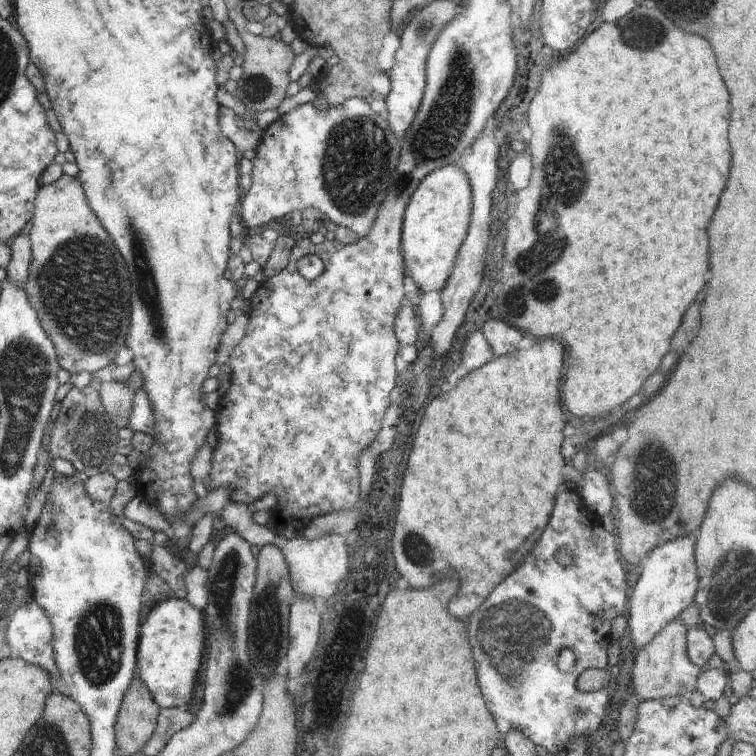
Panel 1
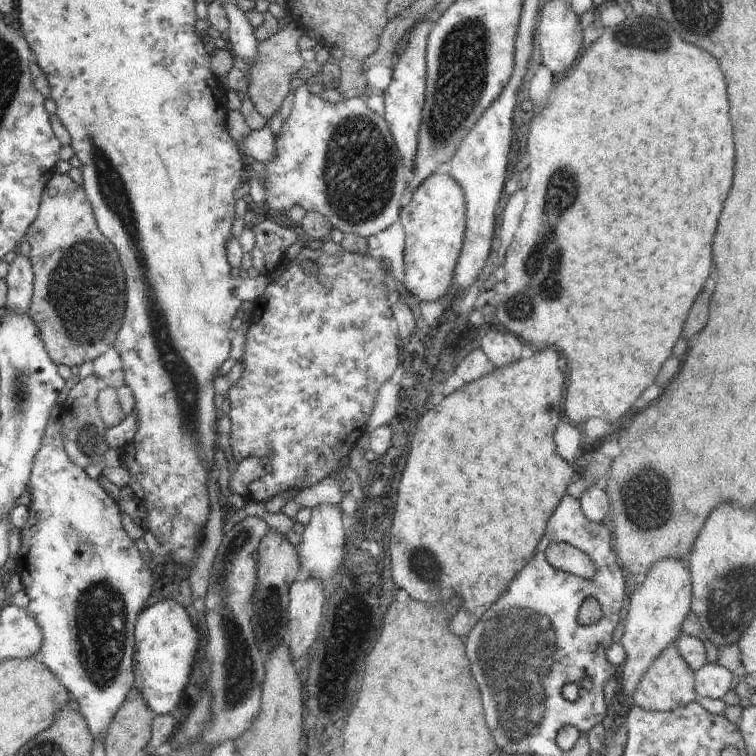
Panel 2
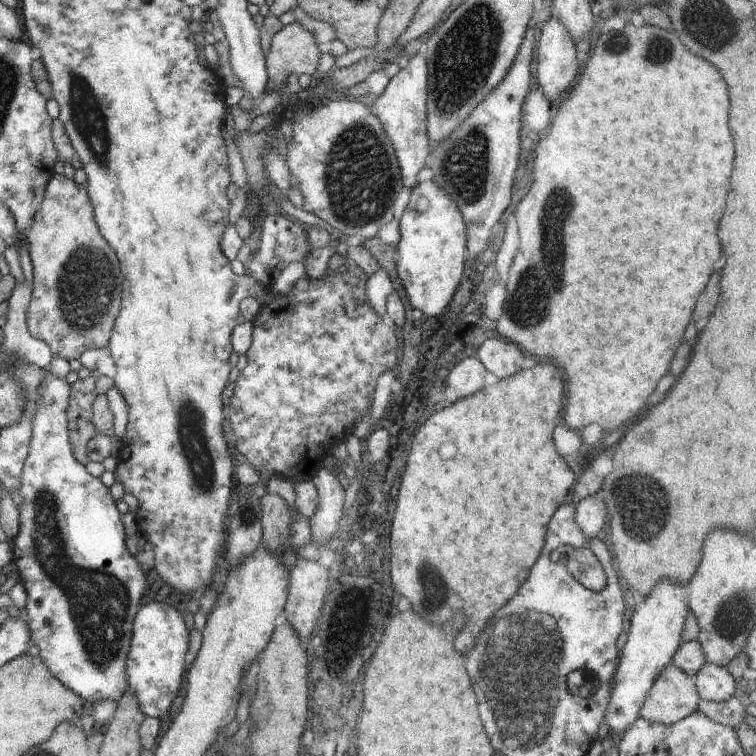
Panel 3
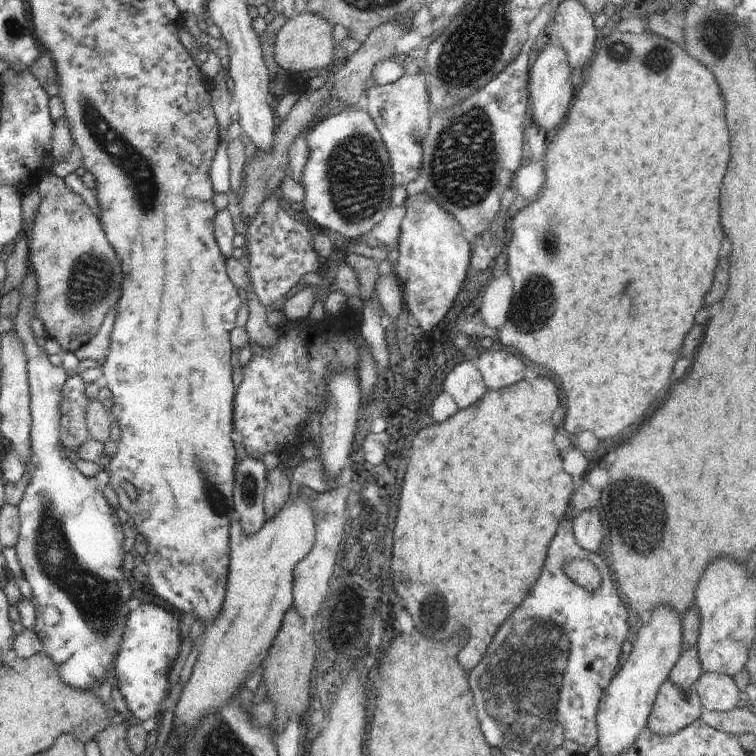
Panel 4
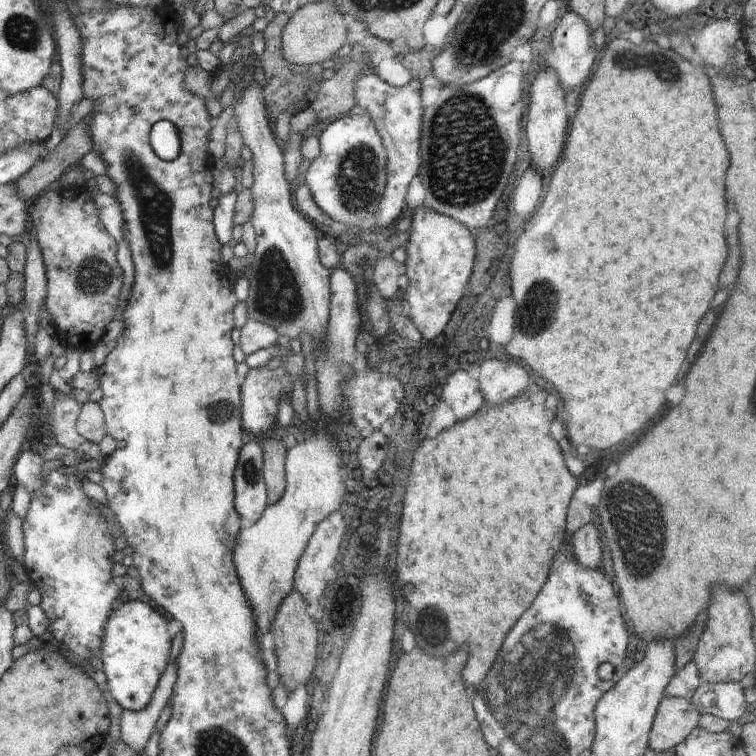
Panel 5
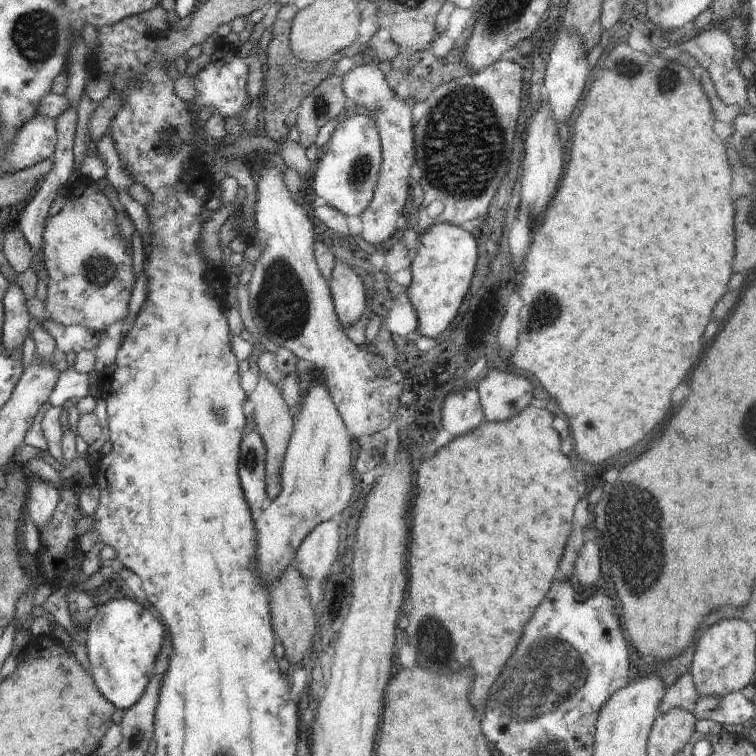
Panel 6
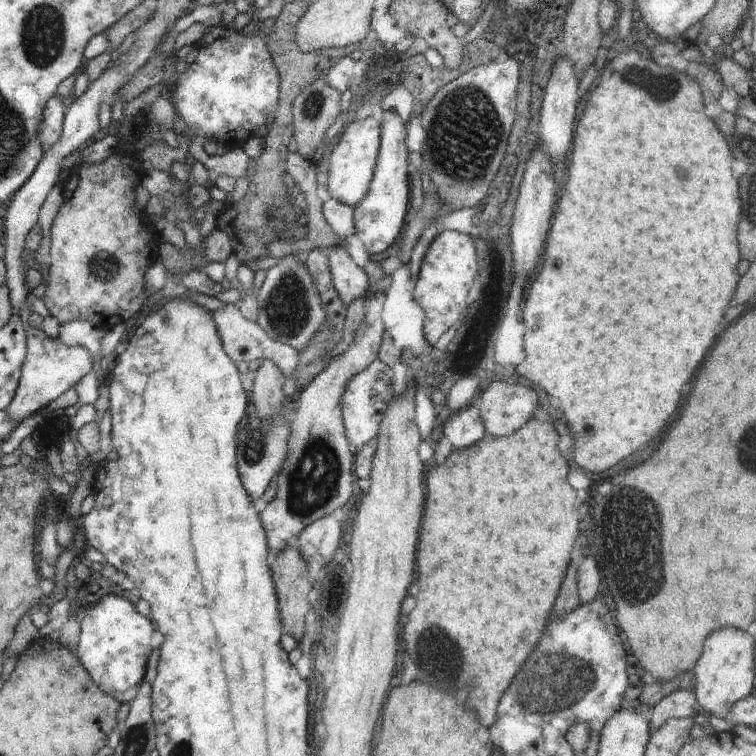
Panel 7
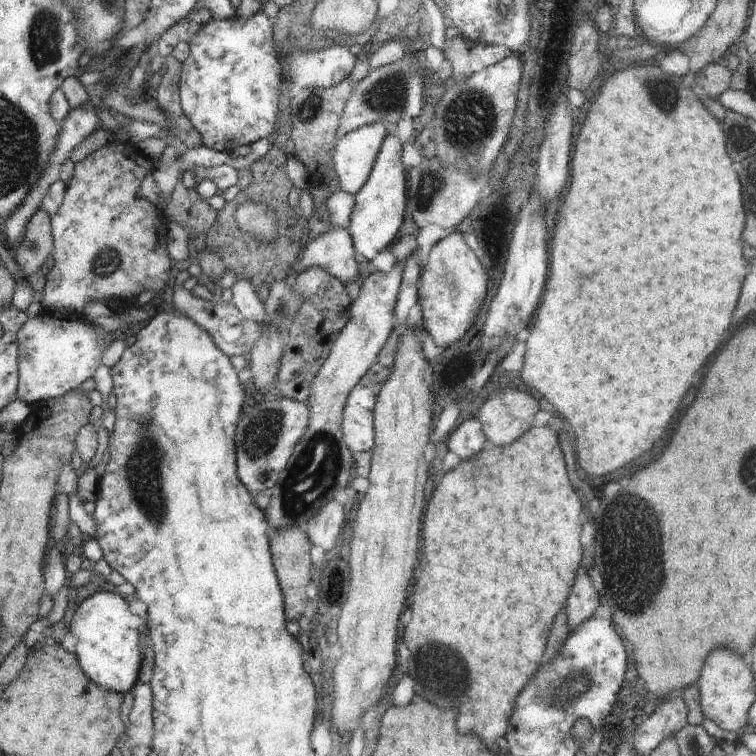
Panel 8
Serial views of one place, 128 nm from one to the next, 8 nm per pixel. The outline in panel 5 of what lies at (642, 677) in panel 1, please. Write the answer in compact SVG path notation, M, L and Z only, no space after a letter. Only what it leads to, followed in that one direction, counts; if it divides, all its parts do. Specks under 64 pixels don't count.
M662 697L653 720L649 748L656 752L673 749L699 726L700 717L699 710L696 710L691 700Z

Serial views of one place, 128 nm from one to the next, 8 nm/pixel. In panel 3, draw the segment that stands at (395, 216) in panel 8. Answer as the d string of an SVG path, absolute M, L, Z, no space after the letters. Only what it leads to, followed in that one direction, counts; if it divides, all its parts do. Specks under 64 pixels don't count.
M419 54L409 60L409 65L402 68L390 80L384 92L372 98L372 111L382 127L392 146L398 164L403 188L412 189L416 184L418 172L426 167L431 145L427 134L427 66L425 58Z

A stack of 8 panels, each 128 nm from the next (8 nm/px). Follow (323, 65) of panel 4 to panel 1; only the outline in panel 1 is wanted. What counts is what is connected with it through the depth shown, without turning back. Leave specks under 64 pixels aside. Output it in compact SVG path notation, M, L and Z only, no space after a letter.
M250 31L242 34L242 40L244 42L242 49L245 53L244 62L241 65L243 76L237 80L237 99L244 104L246 109L250 108L255 112L277 109L284 100L287 86L291 82L287 72L294 62L295 55L290 45L282 41L280 36L274 39L260 38Z

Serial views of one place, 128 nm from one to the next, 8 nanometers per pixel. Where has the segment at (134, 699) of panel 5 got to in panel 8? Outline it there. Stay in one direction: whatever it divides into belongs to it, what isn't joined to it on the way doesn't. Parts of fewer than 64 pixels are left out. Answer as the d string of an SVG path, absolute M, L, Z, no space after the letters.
M112 591L92 592L90 597L78 602L75 610L70 631L77 638L75 655L84 674L98 686L117 693L125 694L128 690L133 690L138 680L142 659L149 652L146 646L146 620L132 614L128 603Z

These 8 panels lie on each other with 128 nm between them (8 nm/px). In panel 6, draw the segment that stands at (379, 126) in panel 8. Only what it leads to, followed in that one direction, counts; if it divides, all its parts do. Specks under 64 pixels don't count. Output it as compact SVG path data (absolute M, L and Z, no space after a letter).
M352 112L339 121L318 155L309 179L309 190L317 194L320 203L326 203L343 215L361 216L375 195L382 161L377 124L369 116Z

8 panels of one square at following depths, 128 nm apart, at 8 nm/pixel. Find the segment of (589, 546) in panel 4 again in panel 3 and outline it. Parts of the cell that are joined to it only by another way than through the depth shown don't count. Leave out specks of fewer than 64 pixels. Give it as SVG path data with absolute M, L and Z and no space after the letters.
M598 495L590 496L590 498L584 498L584 500L580 500L580 502L575 505L574 520L576 524L578 524L578 527L580 527L580 530L582 530L588 538L596 538L600 531L605 530L607 525L606 519L606 506L598 500Z

